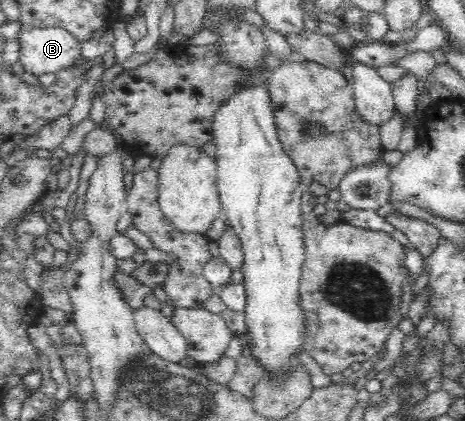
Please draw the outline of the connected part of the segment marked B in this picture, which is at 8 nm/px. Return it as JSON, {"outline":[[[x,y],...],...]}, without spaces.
{"outline":[[[34,28],[20,29],[17,32],[17,41],[20,45],[20,64],[23,70],[34,76],[42,74],[57,74],[64,68],[69,68],[72,60],[81,54],[81,44],[67,30],[63,28]]]}

